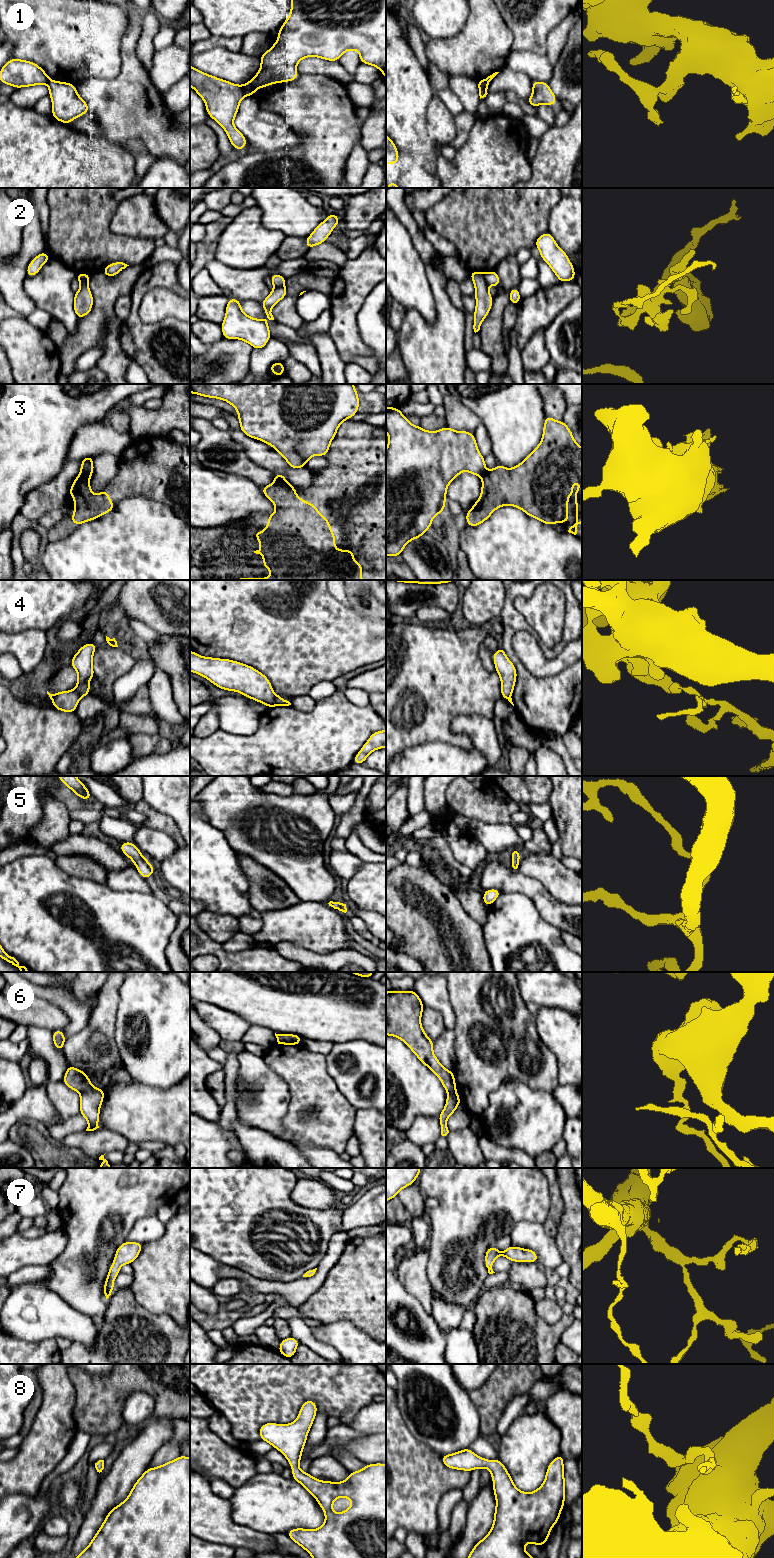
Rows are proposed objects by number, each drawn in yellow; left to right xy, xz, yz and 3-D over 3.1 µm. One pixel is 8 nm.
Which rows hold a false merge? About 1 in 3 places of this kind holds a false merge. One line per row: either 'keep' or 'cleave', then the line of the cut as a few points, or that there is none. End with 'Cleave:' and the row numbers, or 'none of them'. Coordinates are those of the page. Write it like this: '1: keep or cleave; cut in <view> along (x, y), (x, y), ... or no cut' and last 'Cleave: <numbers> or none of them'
1: cleave; cut in xz along (241, 86), (246, 95)
2: cleave; cut in yz along (483, 273), (483, 278), (487, 284)
3: cleave; cut in xz along (275, 479), (286, 482)
4: cleave; cut in xz along (276, 695), (274, 705)
5: keep; no cut
6: cleave; cut in xy along (92, 1087), (80, 1094)
7: keep; no cut
8: keep; no cut
Cleave: 1, 2, 3, 4, 6

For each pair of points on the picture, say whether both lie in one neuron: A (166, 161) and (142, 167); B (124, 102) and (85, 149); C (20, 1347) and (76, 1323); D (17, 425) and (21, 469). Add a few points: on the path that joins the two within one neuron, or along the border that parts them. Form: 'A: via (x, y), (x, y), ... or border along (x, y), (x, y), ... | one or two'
A: border along (158, 157), (142, 177) | two
B: border along (101, 137), (118, 145) | two
C: border along (10, 1336), (27, 1341), (54, 1340) | two
D: via (17, 436), (17, 458) | one

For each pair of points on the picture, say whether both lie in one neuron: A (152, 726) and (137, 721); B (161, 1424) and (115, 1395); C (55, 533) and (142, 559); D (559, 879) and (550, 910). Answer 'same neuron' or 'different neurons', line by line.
A: same neuron
B: different neurons
C: different neurons
D: different neurons

